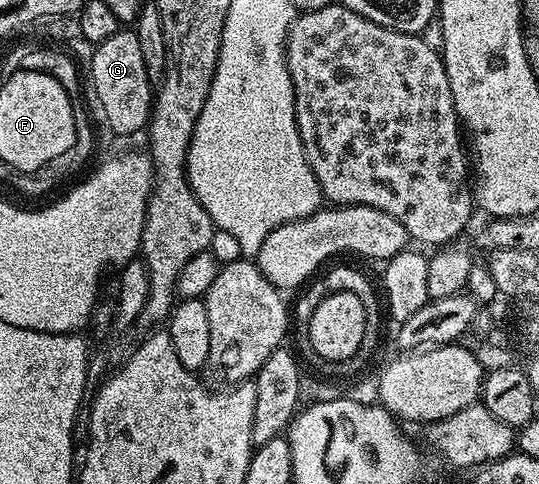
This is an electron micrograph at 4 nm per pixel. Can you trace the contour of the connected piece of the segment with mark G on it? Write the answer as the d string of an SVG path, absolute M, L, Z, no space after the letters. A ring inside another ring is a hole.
M121 30L115 32L106 42L95 45L92 56L92 88L96 91L96 100L104 111L104 120L120 136L128 136L147 125L152 115L154 85L149 82L146 74L146 62L142 58L142 46L138 46L135 31Z

